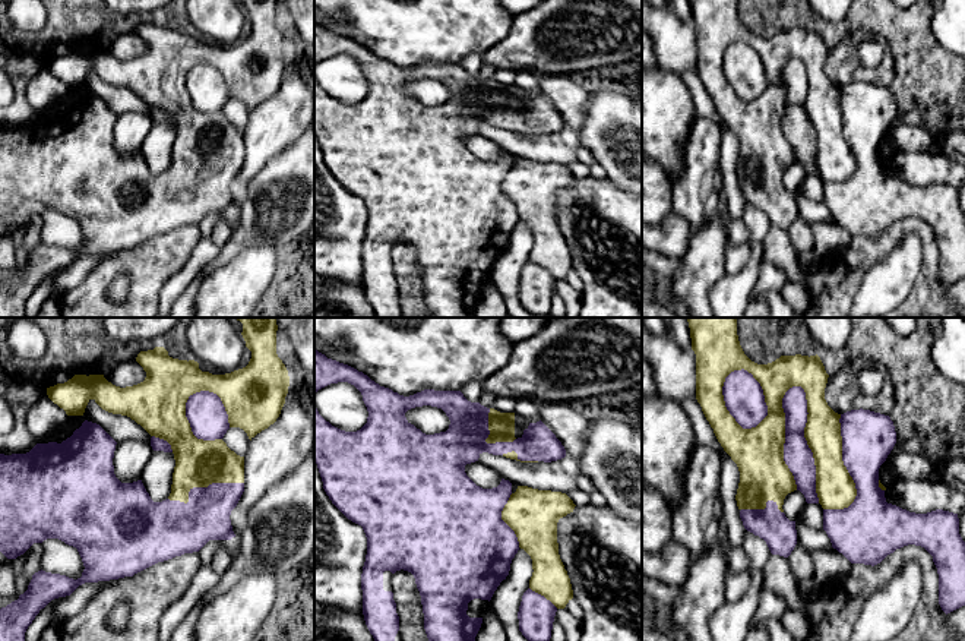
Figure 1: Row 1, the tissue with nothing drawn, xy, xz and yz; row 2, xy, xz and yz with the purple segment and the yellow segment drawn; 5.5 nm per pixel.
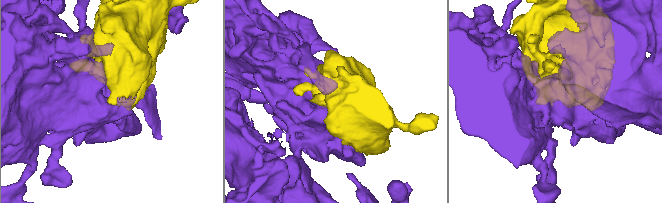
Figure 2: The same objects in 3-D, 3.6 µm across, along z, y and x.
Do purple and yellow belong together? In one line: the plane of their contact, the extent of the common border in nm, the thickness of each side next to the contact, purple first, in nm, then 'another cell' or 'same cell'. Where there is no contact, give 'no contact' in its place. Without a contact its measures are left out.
contact in yz; length 650 nm; calibres 160 and 240 nm; same cell

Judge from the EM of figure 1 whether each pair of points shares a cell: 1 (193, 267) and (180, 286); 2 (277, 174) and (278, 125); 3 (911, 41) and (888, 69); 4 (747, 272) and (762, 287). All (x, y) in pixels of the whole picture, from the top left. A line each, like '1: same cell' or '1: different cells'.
1: same cell
2: different cells
3: different cells
4: different cells

